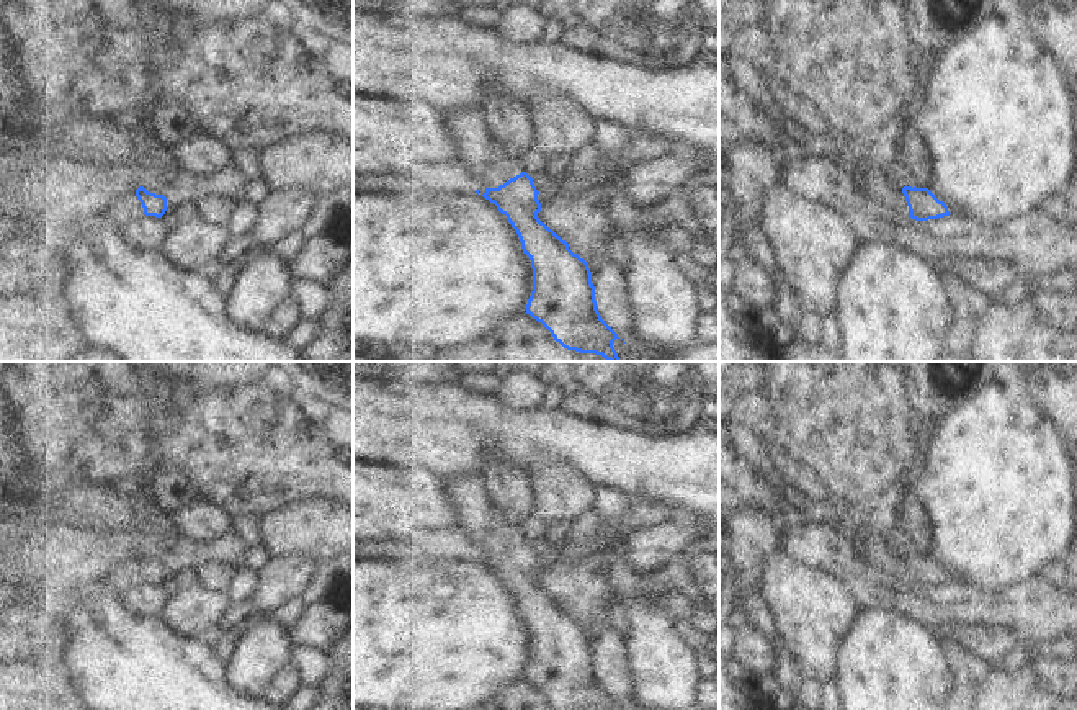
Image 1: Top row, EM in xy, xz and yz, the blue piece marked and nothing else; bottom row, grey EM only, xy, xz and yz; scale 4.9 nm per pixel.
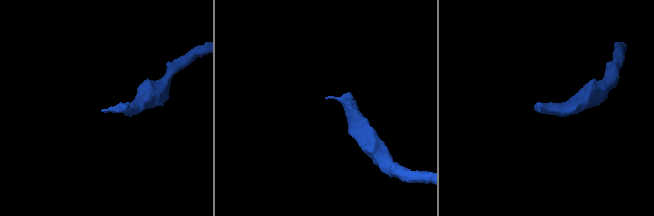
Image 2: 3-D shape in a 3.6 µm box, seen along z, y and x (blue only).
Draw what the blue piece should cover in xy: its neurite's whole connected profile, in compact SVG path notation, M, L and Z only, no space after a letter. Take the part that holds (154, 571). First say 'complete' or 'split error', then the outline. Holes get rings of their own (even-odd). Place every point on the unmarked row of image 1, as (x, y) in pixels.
split error; M144 553L136 558L101 556L100 573L119 594L142 581L162 584L168 574L163 561L150 559Z

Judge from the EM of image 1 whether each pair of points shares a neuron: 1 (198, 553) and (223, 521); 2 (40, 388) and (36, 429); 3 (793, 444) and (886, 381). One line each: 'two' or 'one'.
1: two
2: one
3: one

